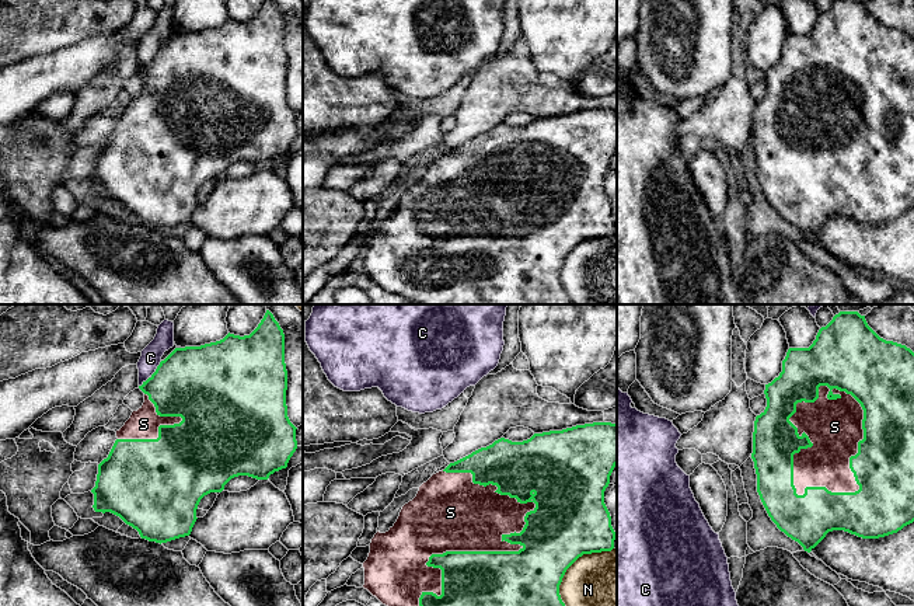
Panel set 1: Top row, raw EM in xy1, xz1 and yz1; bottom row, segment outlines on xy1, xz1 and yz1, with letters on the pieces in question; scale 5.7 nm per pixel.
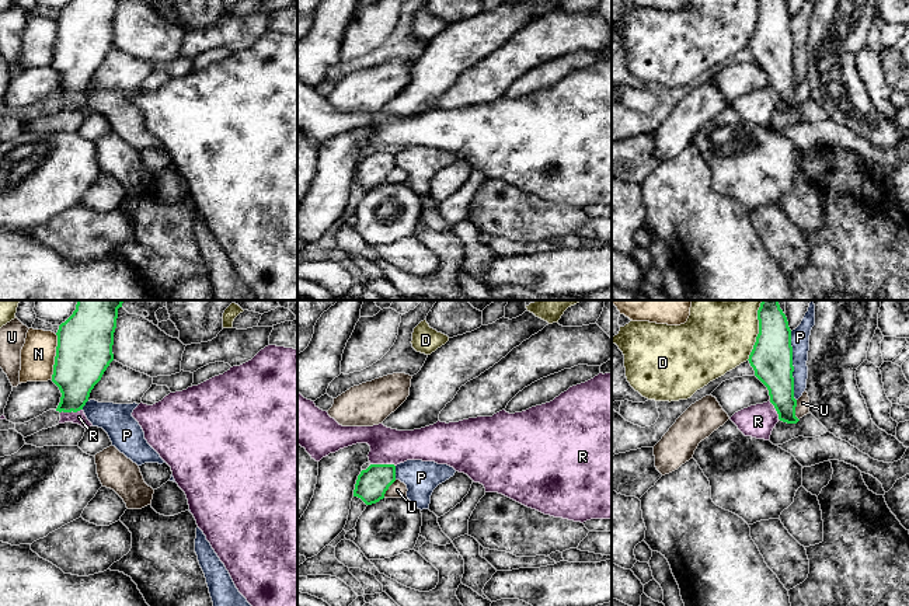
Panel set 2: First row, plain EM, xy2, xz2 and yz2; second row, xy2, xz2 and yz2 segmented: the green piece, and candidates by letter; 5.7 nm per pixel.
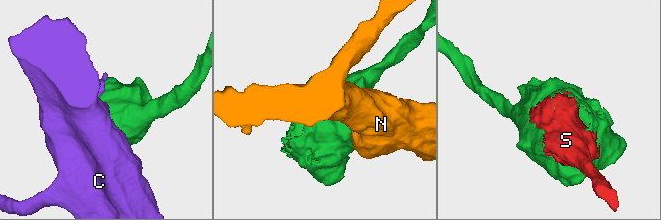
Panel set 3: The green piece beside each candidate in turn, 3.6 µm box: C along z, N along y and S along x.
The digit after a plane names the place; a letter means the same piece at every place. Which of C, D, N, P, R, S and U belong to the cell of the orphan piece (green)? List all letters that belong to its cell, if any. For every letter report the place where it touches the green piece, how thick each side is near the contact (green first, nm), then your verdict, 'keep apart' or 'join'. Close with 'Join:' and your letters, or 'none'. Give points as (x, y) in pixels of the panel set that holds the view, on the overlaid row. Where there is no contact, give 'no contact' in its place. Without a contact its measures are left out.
C: xy1 (153, 373) | 420/120 nm | keep apart
D: yz2 (759, 330) | 240/400 nm | keep apart
N: xz1 (572, 563) | 420/320 nm | keep apart
P: yz2 (793, 366) | 240/110 nm | keep apart
R: xz2 (383, 465) | 180/200 nm | keep apart
S: yz1 (796, 429) | 260/320 nm | join
U: yz2 (794, 410) | 190/80 nm | keep apart
Join: S

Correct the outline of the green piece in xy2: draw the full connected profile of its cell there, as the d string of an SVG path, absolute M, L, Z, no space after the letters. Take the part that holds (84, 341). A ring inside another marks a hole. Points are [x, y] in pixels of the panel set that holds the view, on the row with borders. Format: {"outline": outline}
{"outline": "M77 300L73 314L59 325L52 382L62 397L59 412L77 412L114 361L118 309L125 300Z"}

